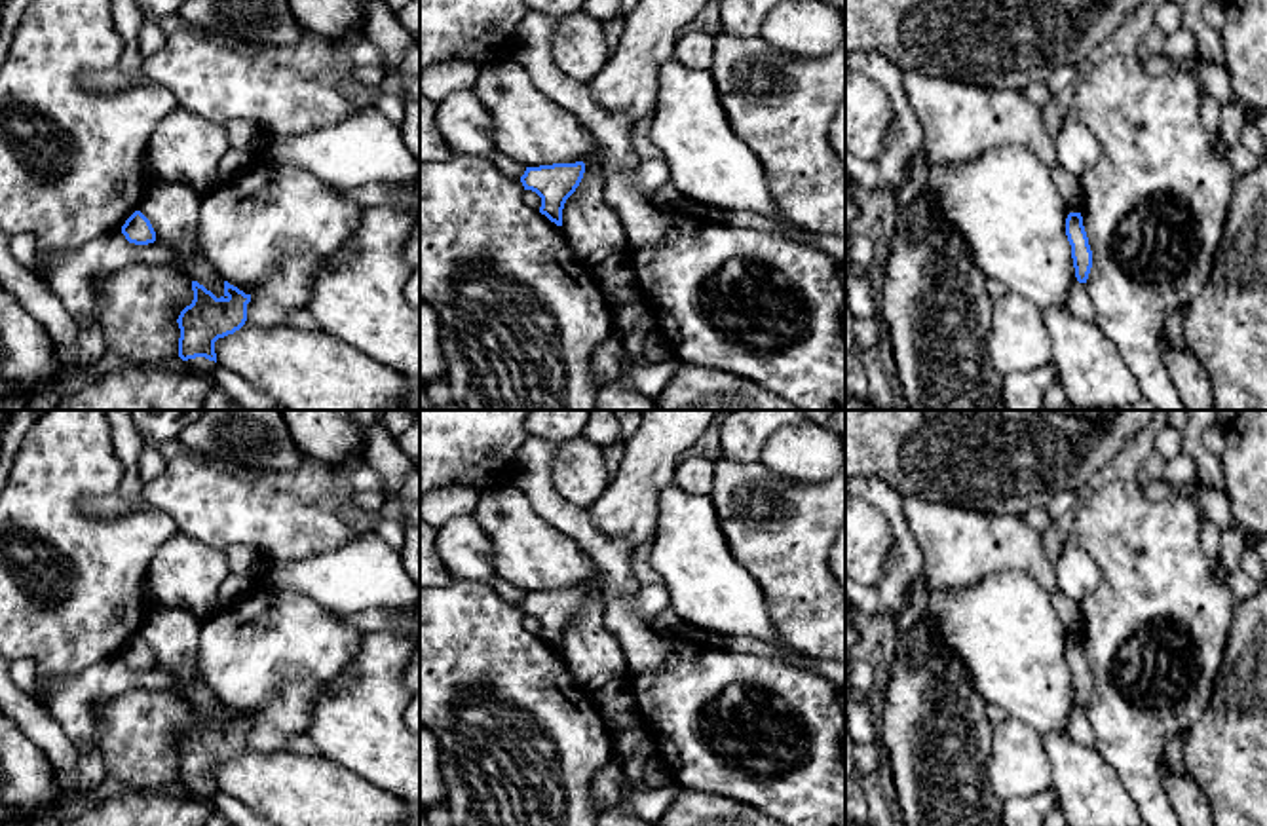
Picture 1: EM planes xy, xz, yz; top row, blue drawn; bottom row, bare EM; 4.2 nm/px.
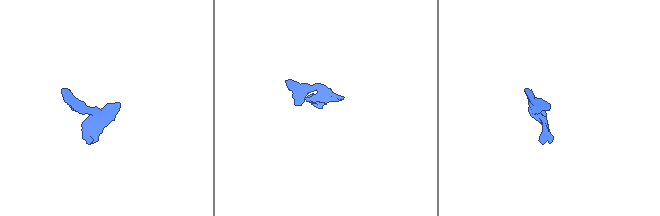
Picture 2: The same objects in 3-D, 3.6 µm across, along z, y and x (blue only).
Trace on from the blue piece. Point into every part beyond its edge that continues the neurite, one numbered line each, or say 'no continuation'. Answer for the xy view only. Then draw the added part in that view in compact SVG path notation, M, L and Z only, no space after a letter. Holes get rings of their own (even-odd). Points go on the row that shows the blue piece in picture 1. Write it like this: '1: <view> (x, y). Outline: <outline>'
1: xy (202, 365). Outline: M196 357L196 359L188 359L184 361L188 368L192 368L194 372L199 372L199 374L211 374L217 366L215 361L209 361L205 357Z

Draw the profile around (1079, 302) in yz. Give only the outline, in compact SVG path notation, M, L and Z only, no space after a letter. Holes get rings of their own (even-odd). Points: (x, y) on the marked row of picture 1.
M1075 283L1069 291L1068 296L1068 308L1071 310L1071 313L1075 313L1077 317L1094 323L1096 313L1094 313L1094 304L1090 300L1090 294L1085 287L1085 283Z

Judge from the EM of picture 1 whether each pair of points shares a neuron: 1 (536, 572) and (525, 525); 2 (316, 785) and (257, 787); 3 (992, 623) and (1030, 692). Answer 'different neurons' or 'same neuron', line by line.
1: same neuron
2: same neuron
3: same neuron

